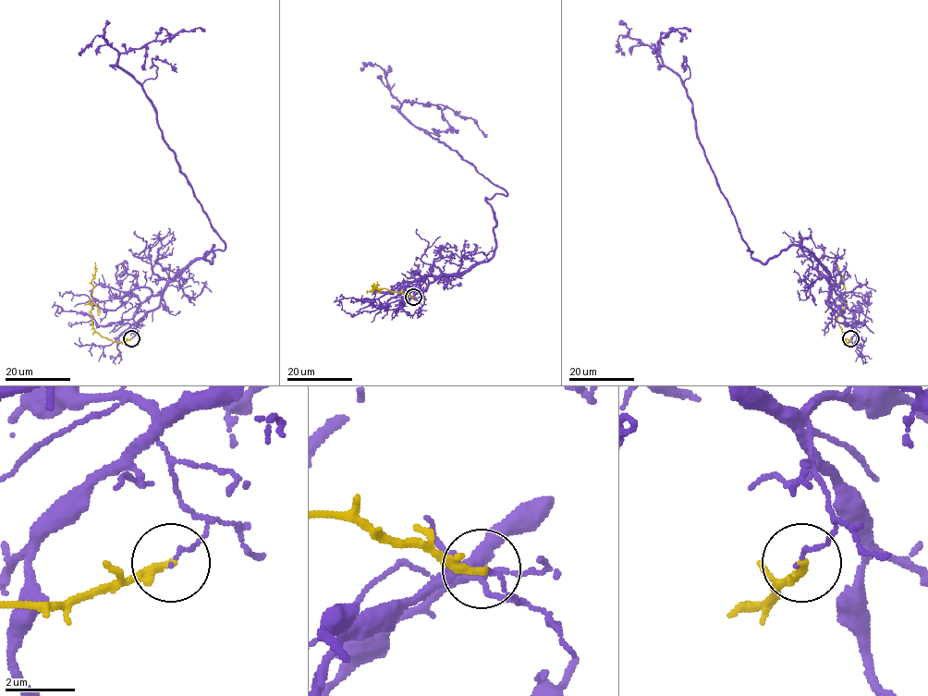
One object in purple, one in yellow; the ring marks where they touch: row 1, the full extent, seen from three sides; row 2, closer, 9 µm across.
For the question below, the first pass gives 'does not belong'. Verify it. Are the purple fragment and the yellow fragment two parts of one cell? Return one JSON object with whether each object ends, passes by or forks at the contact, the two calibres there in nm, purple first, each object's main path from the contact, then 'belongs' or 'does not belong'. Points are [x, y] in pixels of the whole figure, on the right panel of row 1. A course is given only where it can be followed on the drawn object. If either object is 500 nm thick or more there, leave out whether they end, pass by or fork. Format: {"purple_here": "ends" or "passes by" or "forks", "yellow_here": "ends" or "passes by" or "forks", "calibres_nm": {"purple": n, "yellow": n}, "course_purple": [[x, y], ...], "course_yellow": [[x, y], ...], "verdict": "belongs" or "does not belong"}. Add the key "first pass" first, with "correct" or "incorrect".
{"first pass": "correct", "purple_here": "ends", "yellow_here": "ends", "calibres_nm": {"purple": 100, "yellow": 240}, "course_purple": [[850, 338], [810, 251], [789, 245], [761, 263], [747, 250], [687, 89], [654, 53], [670, 31], [690, 30]], "course_yellow": [[850, 338], [846, 342], [842, 337], [837, 316], [844, 305], [845, 288], [835, 262]], "verdict": "does not belong"}

